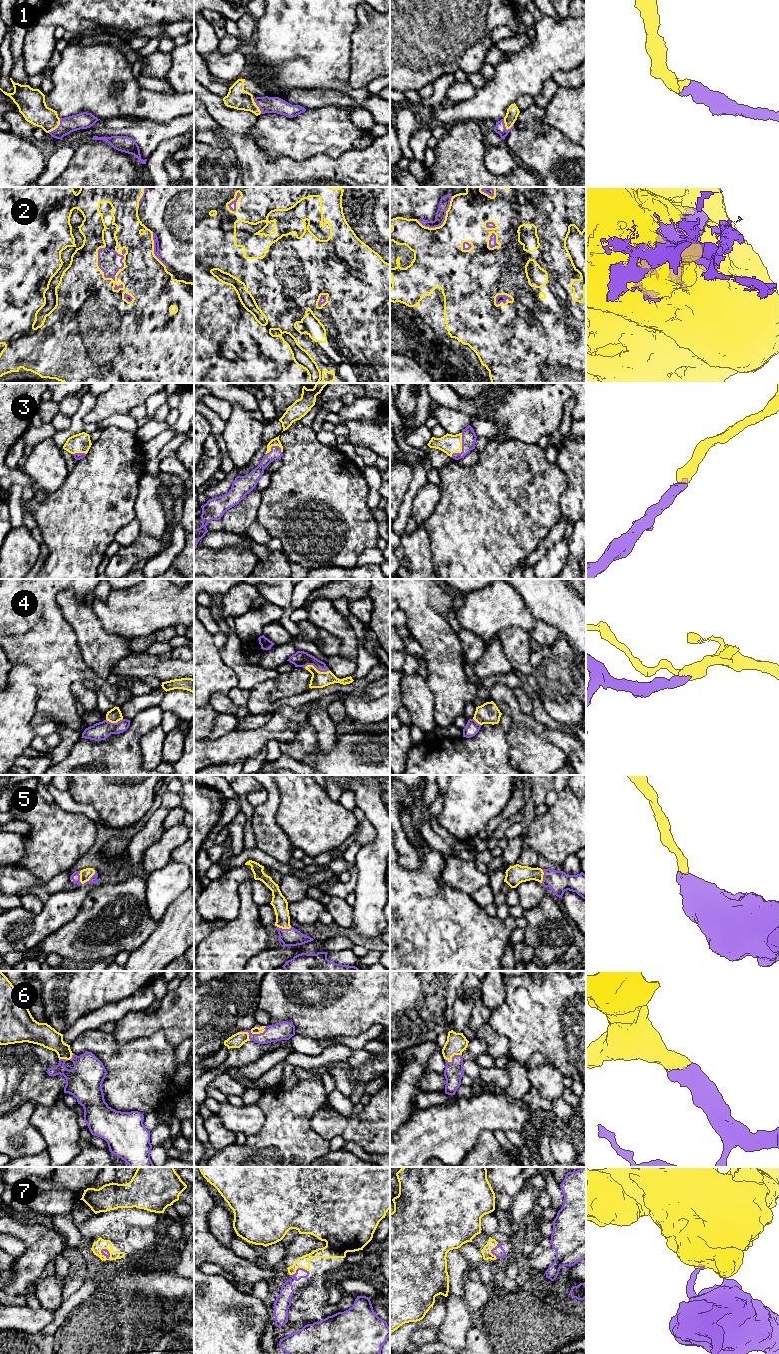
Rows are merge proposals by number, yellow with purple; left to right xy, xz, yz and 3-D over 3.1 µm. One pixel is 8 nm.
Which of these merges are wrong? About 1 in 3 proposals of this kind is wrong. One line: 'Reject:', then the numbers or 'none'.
Reject: 6

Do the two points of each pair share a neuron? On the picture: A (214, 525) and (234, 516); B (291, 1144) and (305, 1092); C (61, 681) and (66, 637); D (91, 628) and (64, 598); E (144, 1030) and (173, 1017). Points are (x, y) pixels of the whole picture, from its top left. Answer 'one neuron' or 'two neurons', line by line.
A: two neurons
B: one neuron
C: one neuron
D: one neuron
E: one neuron

